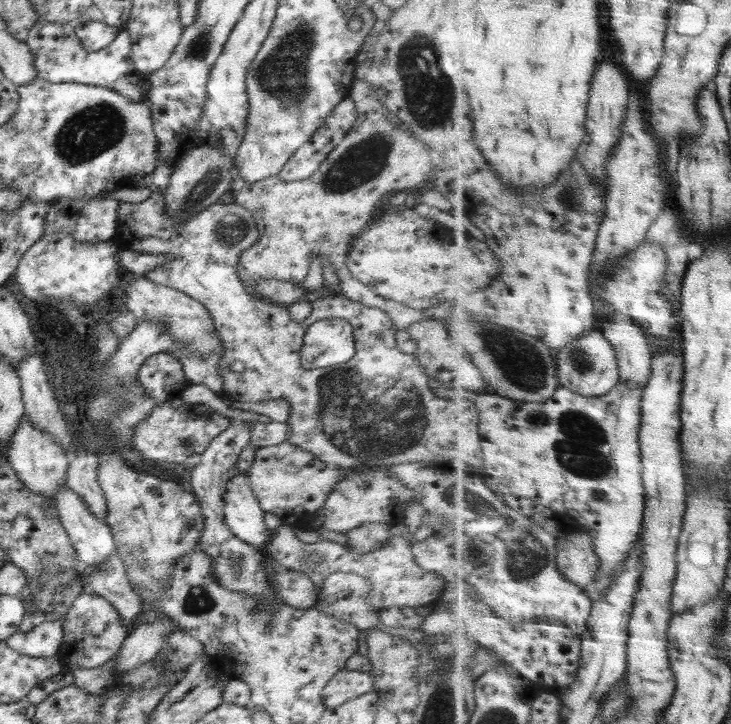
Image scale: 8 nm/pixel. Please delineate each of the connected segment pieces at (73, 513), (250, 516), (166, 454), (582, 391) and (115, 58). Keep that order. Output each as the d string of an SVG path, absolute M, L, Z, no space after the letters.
M63 486L53 497L55 498L55 509L58 511L60 522L69 536L75 552L75 560L81 568L102 564L117 550L110 527L104 519L93 516L87 504L71 488Z
M250 443L242 449L239 454L239 461L237 462L237 475L227 482L227 489L225 490L225 496L223 496L224 501L224 522L228 525L230 532L236 538L251 544L255 549L263 551L267 547L267 542L271 538L272 531L267 529L264 523L264 510L260 508L257 496L254 496L252 489L247 481L247 470L252 464L253 458L255 457L255 452L258 446Z
M180 398L156 404L149 415L136 425L133 436L133 449L144 458L154 462L184 463L188 456L202 454L208 443L224 432L231 423L230 419L216 413L204 404L184 403Z
M599 328L583 338L577 338L558 355L559 379L566 388L571 388L579 395L588 397L604 397L622 381L619 357L615 345Z
M76 21L36 22L28 32L25 43L33 54L37 76L53 83L78 83L100 86L119 92L132 102L150 103L143 91L145 78L136 70L131 59L131 40L128 31L119 29L116 38L102 50L90 52L82 48L75 33Z

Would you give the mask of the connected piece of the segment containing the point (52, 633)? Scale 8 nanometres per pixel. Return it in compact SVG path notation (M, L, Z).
M66 615L58 620L42 623L26 633L17 631L5 642L20 655L32 658L55 656L64 638L64 620Z

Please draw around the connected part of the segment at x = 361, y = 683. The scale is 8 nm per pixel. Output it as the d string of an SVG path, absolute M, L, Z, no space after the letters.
M338 672L322 689L321 697L326 708L336 708L347 700L374 690L374 679L368 673Z

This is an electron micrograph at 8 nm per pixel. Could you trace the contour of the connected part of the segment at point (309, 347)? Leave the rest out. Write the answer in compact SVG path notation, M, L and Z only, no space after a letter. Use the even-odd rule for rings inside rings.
M338 318L312 323L306 330L299 352L300 364L309 371L335 367L355 355L352 325Z

